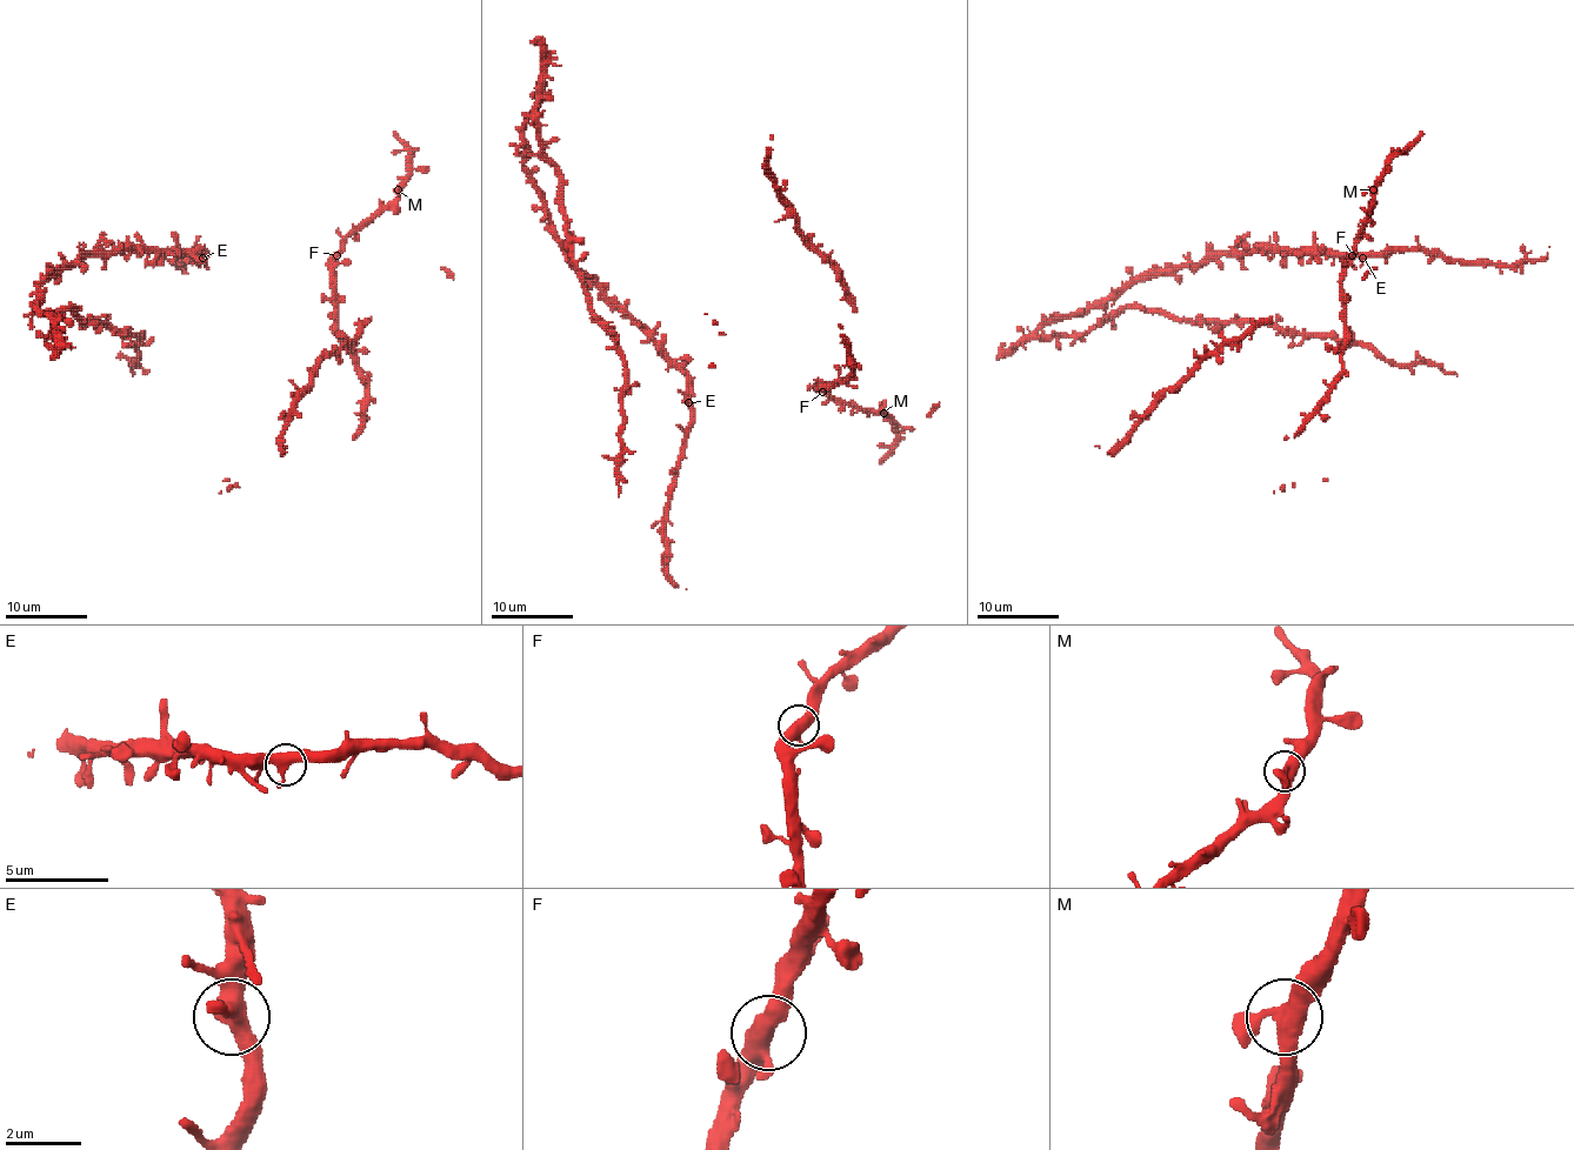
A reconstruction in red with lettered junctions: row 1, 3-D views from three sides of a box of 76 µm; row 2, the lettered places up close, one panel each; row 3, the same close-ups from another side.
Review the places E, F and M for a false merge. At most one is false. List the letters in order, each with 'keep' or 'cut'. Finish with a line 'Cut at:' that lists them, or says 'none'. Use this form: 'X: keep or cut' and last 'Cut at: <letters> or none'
E: keep
F: keep
M: keep
Cut at: none

